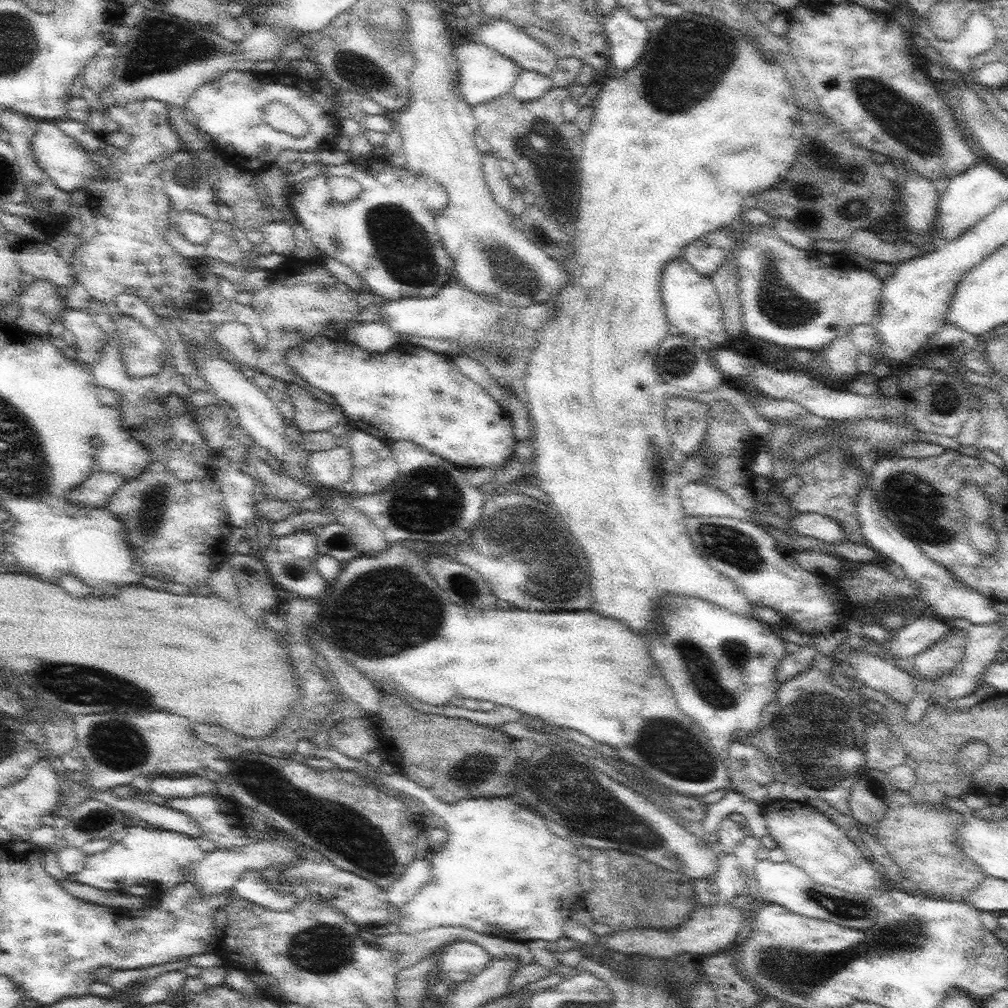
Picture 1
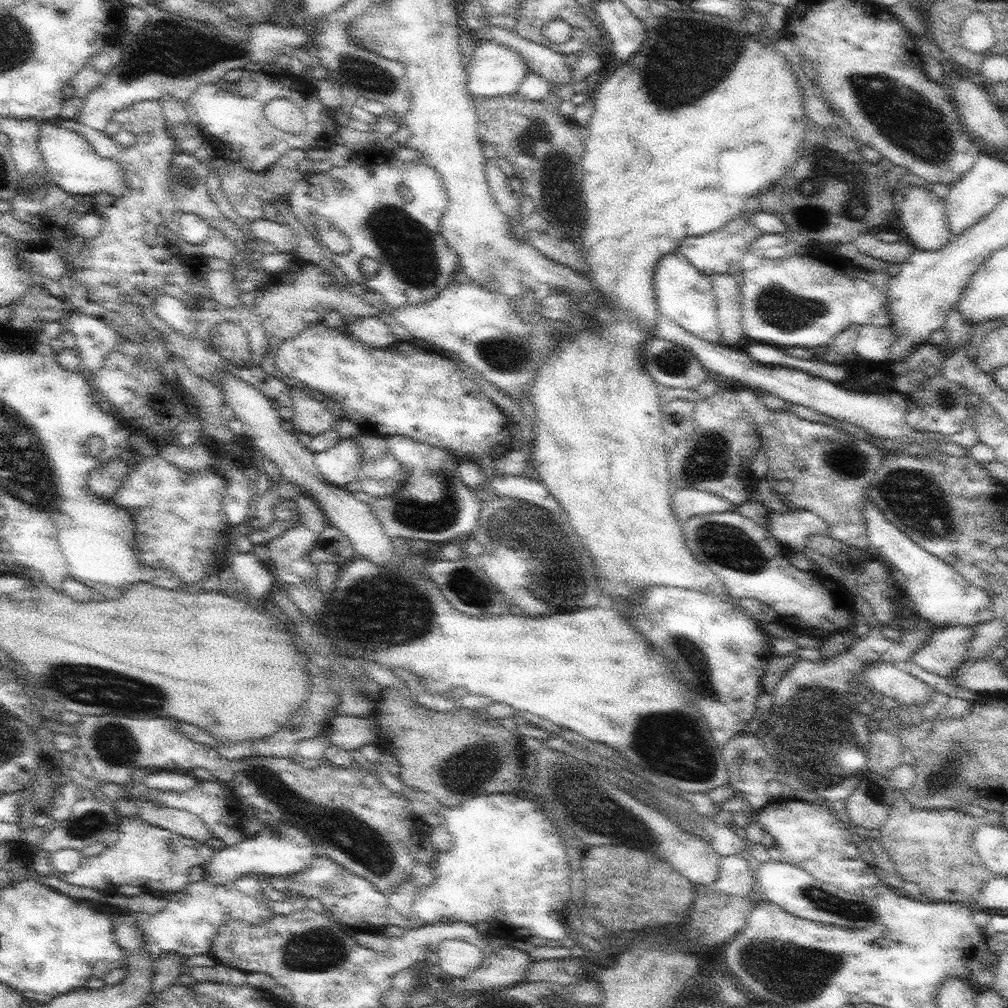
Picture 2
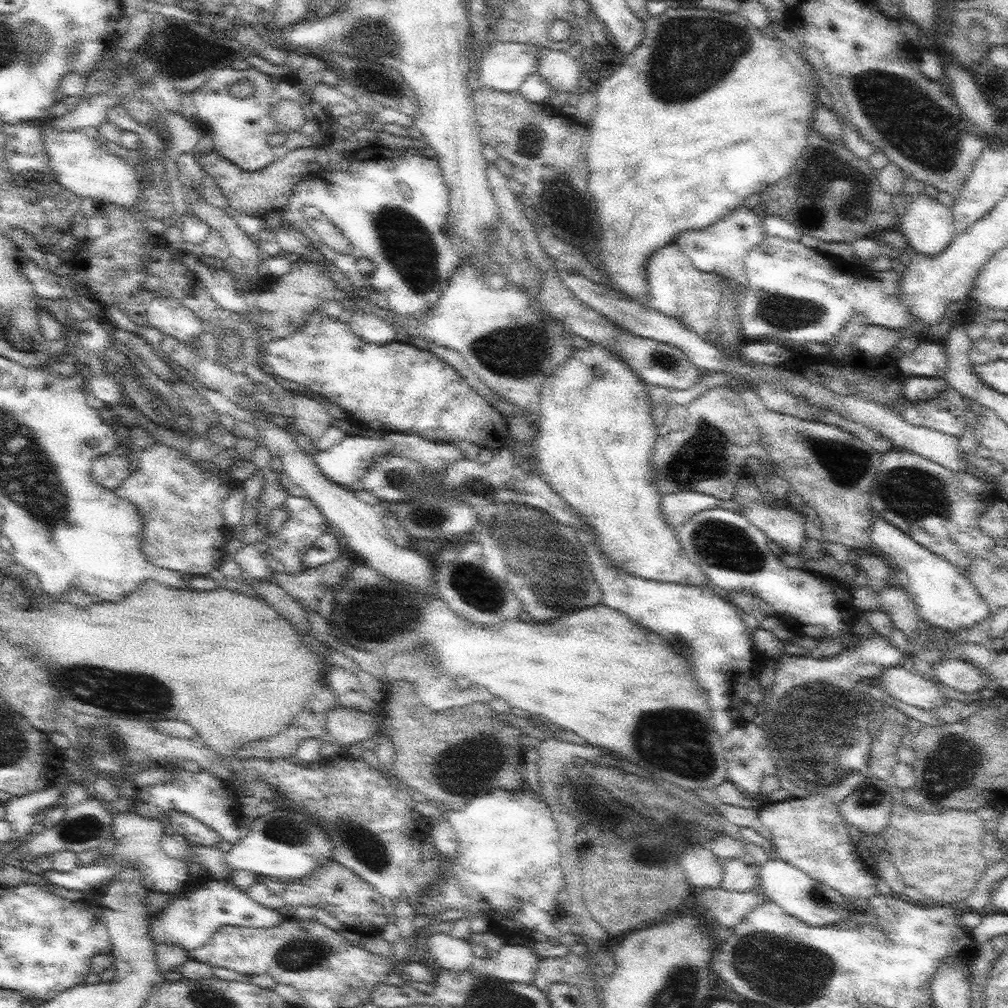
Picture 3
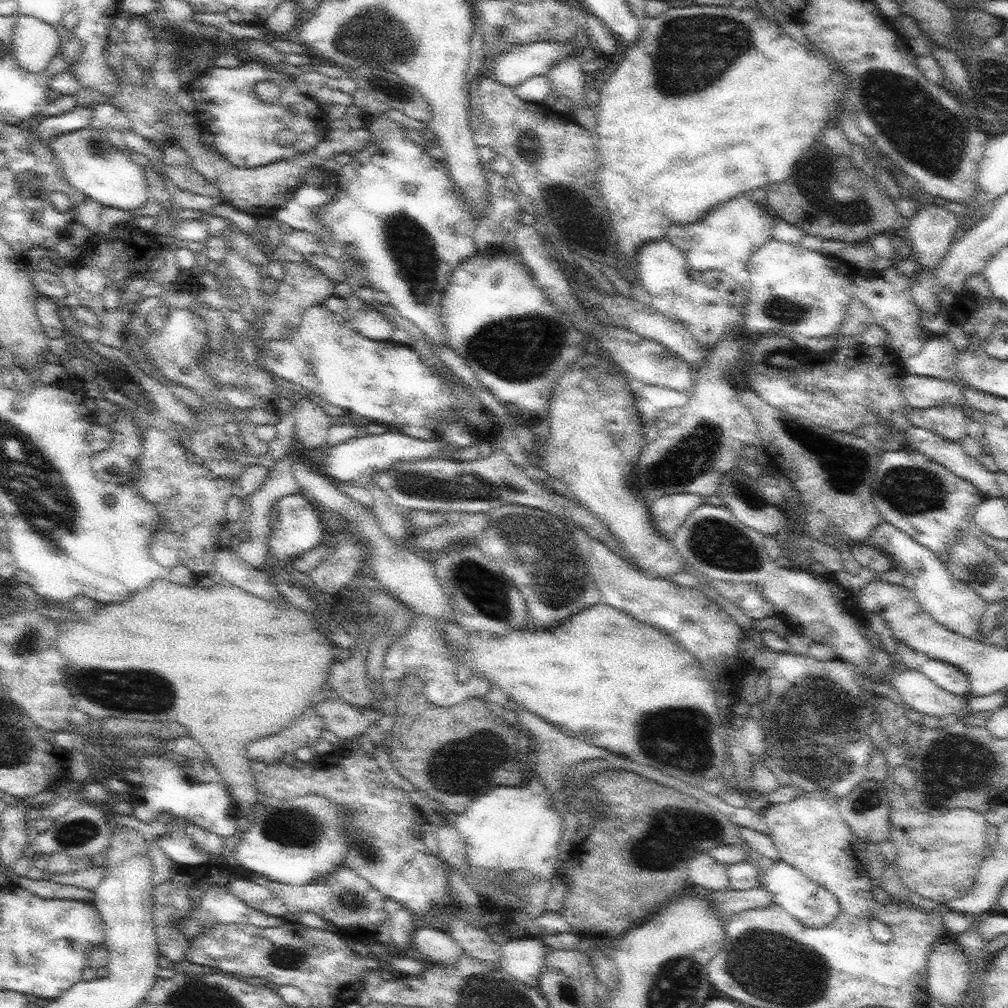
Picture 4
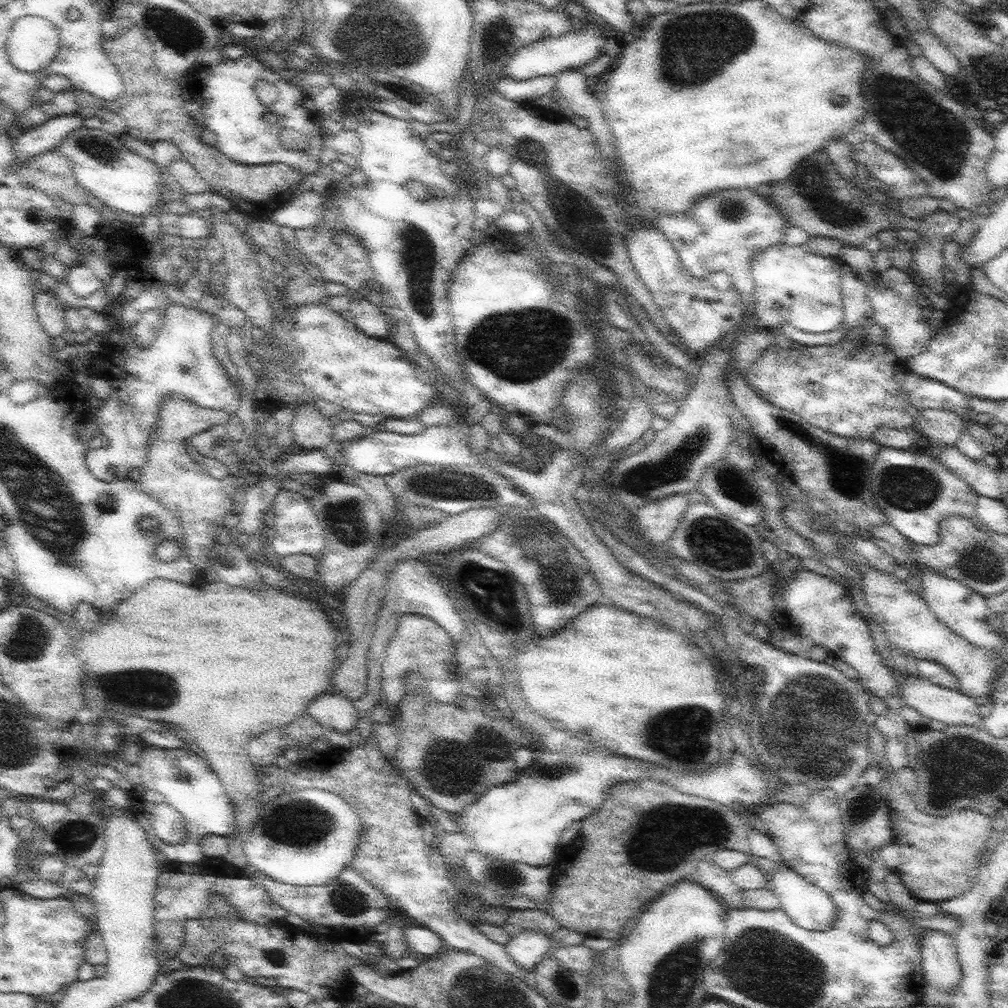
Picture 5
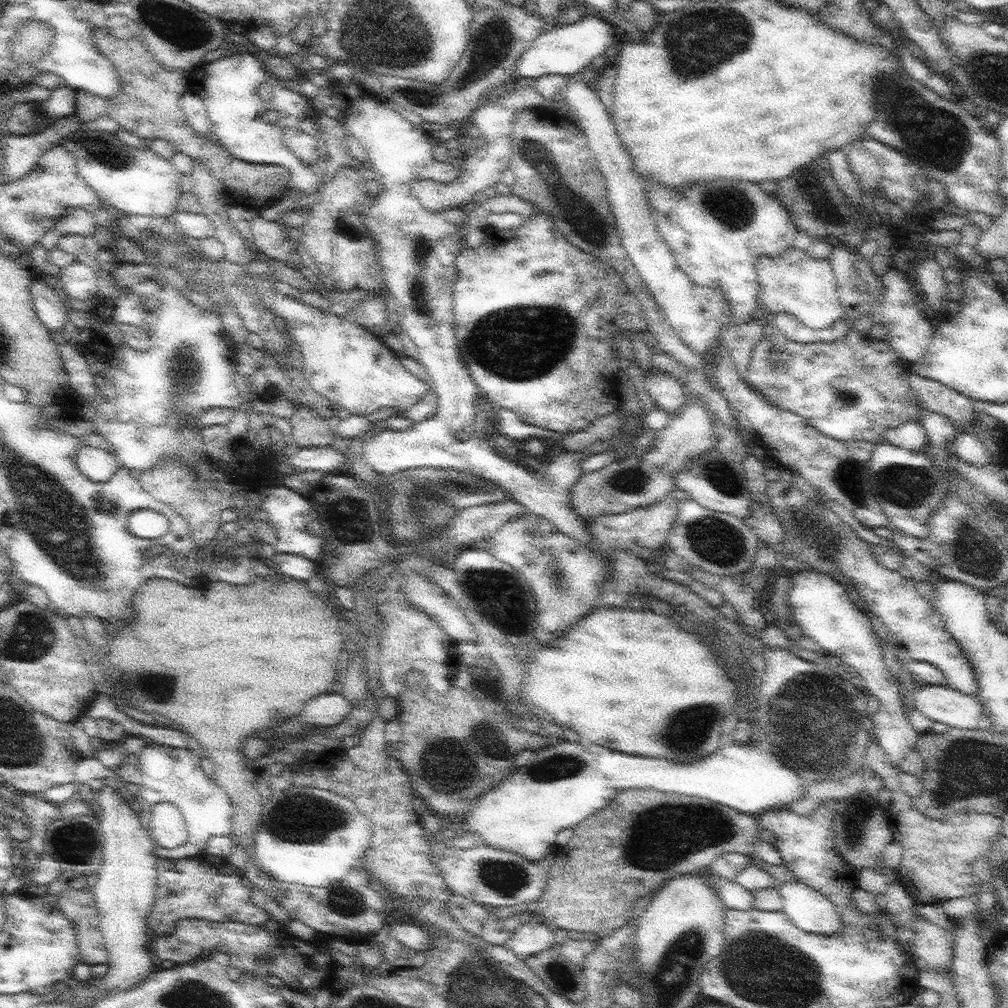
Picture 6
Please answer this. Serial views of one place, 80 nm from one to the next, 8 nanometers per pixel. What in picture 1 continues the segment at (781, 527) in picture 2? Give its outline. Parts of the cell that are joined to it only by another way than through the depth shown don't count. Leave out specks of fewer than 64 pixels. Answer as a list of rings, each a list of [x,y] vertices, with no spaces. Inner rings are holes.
[[[813,512],[797,514],[791,520],[791,528],[798,534],[813,536],[831,543],[848,539],[843,526],[835,518]]]

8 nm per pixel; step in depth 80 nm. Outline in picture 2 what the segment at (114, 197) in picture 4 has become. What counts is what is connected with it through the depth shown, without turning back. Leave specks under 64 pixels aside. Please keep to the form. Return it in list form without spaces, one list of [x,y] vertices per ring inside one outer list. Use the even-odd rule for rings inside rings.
[[[44,124],[38,138],[42,160],[53,181],[61,189],[80,196],[94,196],[99,192],[105,192],[111,196],[124,196],[128,192],[129,182],[124,170],[114,160],[98,156],[88,140],[78,132],[72,132],[59,124]]]

